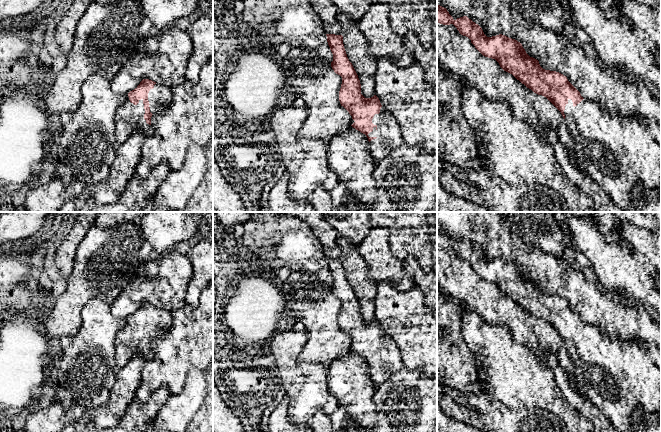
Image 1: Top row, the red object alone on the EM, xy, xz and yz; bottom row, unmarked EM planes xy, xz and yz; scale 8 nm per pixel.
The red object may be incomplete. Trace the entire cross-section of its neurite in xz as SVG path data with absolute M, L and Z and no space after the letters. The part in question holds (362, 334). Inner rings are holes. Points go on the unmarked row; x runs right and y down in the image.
M335 258L326 260L333 278L331 291L342 301L340 328L349 336L351 350L367 360L372 382L378 388L404 368L400 351L393 338L382 331L376 319L365 322L361 318L360 304L347 281L343 260Z

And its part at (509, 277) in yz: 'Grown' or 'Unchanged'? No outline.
Grown

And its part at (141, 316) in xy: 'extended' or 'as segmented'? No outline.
extended

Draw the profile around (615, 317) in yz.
M437 212L437 228L446 232L454 244L459 239L467 240L482 252L487 261L502 258L525 268L526 277L537 283L543 293L566 300L584 323L598 326L602 334L608 335L611 339L620 338L640 345L642 342L654 343L661 349L661 325L653 322L643 307L632 305L620 296L610 294L581 267L526 244L520 237L512 234L509 225L502 220L498 212Z

